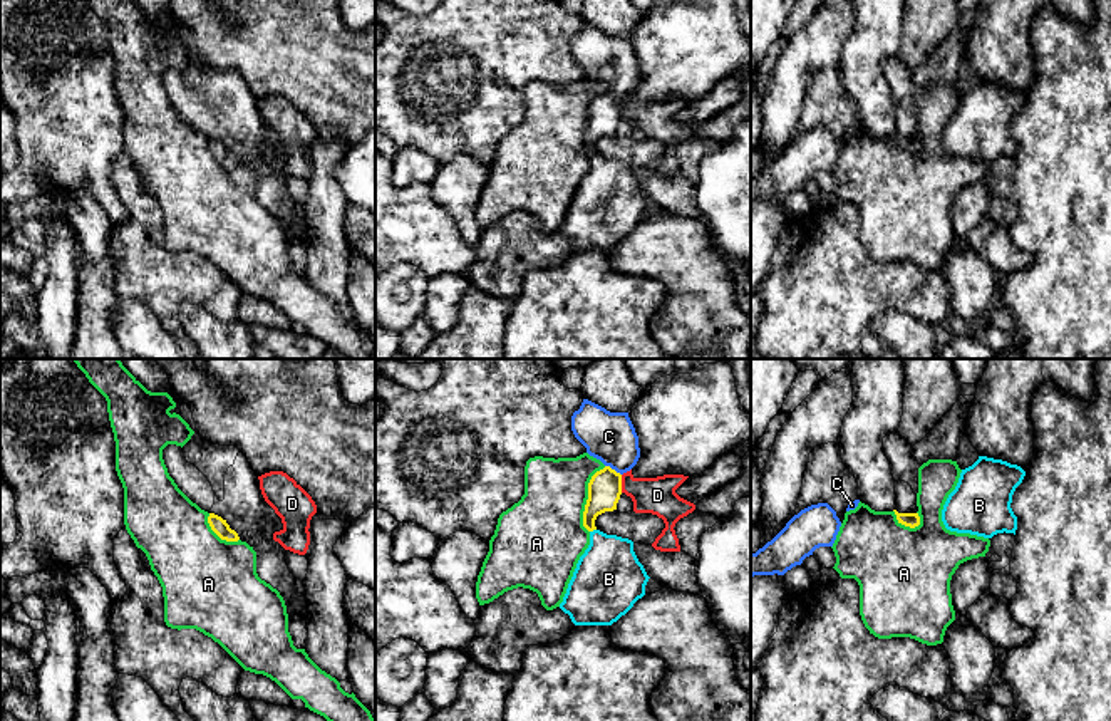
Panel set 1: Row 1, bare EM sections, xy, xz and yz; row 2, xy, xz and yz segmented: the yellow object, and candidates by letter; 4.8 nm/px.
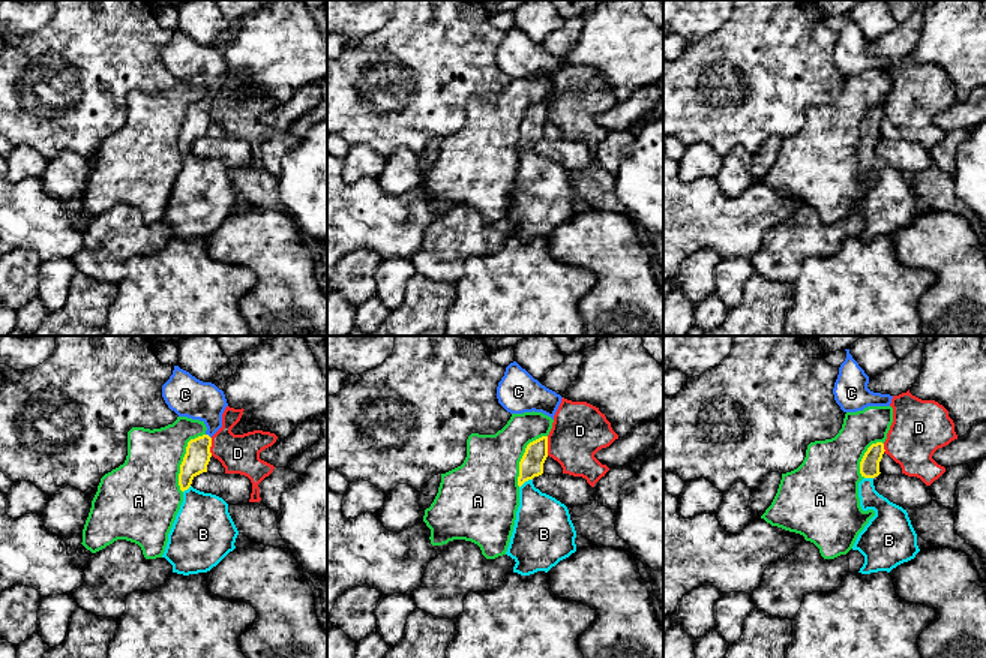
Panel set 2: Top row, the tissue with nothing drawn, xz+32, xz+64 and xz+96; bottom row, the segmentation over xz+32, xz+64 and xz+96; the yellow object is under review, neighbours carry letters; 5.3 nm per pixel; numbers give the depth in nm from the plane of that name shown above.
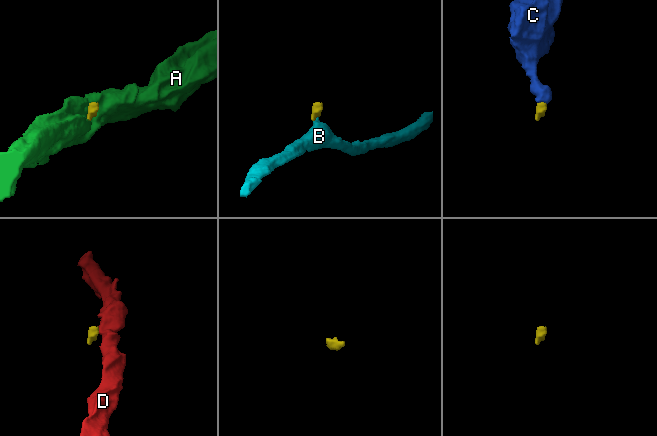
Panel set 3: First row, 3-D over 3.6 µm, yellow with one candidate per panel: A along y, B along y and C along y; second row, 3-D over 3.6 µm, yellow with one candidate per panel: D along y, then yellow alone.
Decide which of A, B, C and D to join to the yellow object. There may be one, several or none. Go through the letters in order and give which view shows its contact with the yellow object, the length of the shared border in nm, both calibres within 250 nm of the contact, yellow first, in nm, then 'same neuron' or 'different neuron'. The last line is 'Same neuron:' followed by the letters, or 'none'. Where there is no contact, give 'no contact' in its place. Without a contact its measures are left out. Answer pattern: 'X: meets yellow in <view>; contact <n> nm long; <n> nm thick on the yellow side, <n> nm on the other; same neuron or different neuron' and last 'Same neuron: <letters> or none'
A: meets yellow in xz; contact 340 nm long; 160 nm thick on the yellow side, 360 nm on the other; different neuron
B: meets yellow in xz; contact 40 nm long; 160 nm thick on the yellow side, 340 nm on the other; same neuron
C: meets yellow in xz; contact 90 nm long; 160 nm thick on the yellow side, 240 nm on the other; same neuron
D: meets yellow in xz; contact 90 nm long; 160 nm thick on the yellow side, 180 nm on the other; different neuron
Same neuron: B, C

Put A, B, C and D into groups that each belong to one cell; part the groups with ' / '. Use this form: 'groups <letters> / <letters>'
groups A / B C / D

